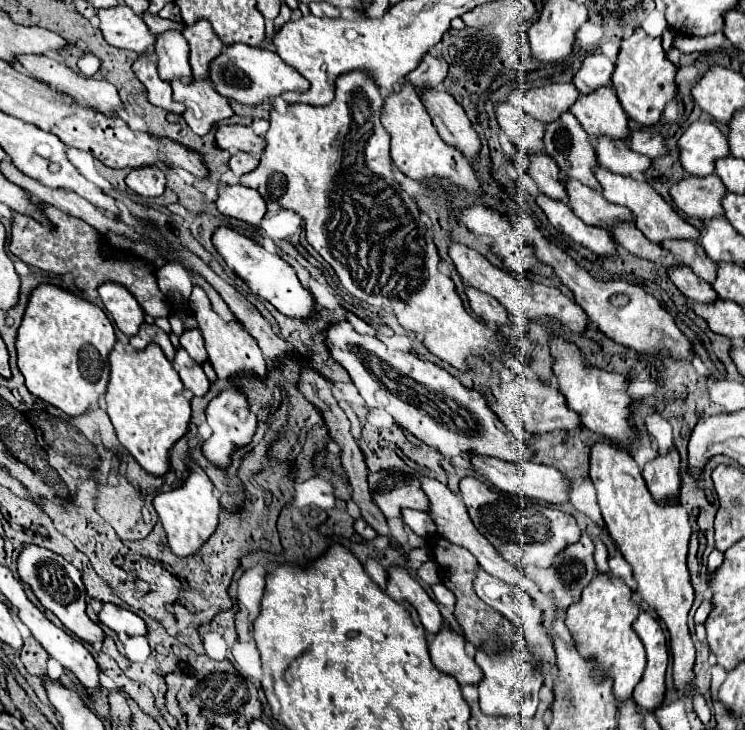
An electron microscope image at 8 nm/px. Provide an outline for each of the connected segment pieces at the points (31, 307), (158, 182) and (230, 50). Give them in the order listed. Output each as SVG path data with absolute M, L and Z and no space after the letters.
M39 284L31 296L23 314L23 322L17 330L17 366L25 376L25 386L31 394L45 400L47 404L57 406L69 416L79 416L97 404L99 394L107 390L109 382L109 362L107 356L115 344L115 330L105 310L97 304L85 300L83 296L65 290L55 284Z
M145 166L145 170L131 170L125 182L133 192L147 198L161 196L165 190L165 174L163 170L157 170L157 166Z
M241 42L233 46L225 46L223 52L211 60L209 78L221 96L233 98L241 104L253 104L253 106L269 98L281 96L281 92L285 90L303 92L309 88L309 82L297 70L285 64L275 52L267 48L259 48L259 46L247 46Z

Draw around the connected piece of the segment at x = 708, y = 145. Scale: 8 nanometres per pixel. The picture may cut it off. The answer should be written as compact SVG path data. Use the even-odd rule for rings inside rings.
M693 122L677 140L679 158L685 172L709 176L715 172L715 160L729 156L727 136L711 122Z

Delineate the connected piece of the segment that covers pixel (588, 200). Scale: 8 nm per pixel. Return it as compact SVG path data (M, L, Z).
M565 174L561 176L565 190L567 190L567 204L569 208L587 224L599 226L609 230L609 226L615 226L617 218L619 220L633 220L631 212L625 206L611 204L601 196L601 192L583 186L581 182L567 178Z

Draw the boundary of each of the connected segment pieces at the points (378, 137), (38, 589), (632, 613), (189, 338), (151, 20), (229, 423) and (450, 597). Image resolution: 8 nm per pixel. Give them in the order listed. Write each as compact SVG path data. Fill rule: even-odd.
M353 70L349 74L341 74L341 78L337 78L335 82L335 98L329 106L305 106L305 104L287 104L287 112L285 114L279 114L275 108L271 108L269 112L269 130L265 132L265 150L261 154L261 164L257 166L257 170L245 174L241 178L241 184L243 186L251 186L255 190L259 190L259 194L265 198L265 200L279 200L279 204L287 210L295 210L303 220L305 220L305 234L307 234L307 240L309 244L333 266L333 270L337 272L343 288L353 294L355 298L359 300L365 300L377 308L391 308L393 314L397 316L399 324L405 328L405 330L411 330L415 332L421 342L425 344L425 348L429 352L433 352L435 356L447 360L451 366L455 366L457 370L467 370L469 364L467 364L467 356L469 354L475 354L479 358L483 358L483 354L487 352L507 352L507 348L503 346L499 334L495 328L491 326L485 326L481 322L477 322L465 308L463 308L463 302L459 298L459 294L455 292L455 284L453 280L441 270L441 258L437 254L437 248L433 242L429 242L425 238L425 224L421 222L421 212L415 204L415 200L411 200L407 196L407 192L401 188L401 184L397 184L397 180L393 178L393 172L391 172L391 156L389 156L389 134L387 130L383 128L381 124L381 104L383 104L383 94L381 90L377 90L377 84L373 84L373 78L369 78L369 74L365 74L365 70Z
M27 544L23 548L23 552L19 554L17 564L19 564L21 580L33 588L41 606L51 610L63 622L63 626L69 632L73 632L77 638L81 638L87 644L95 644L95 642L105 640L105 632L101 630L101 626L95 624L85 612L87 594L85 594L85 586L81 582L81 574L73 564L69 564L59 554L53 554L45 548L39 548L39 546L33 546L33 544Z
M597 574L581 592L581 600L567 608L567 628L571 630L573 640L577 642L581 654L593 656L597 672L613 676L613 692L619 700L627 700L633 694L633 688L643 676L645 670L645 648L633 630L633 622L641 608L633 600L633 588L617 576Z
M185 330L179 340L181 340L181 346L189 352L189 356L193 360L197 360L199 364L203 364L207 360L207 352L205 352L203 338L201 338L199 330Z
M143 12L143 20L145 24L149 26L149 30L153 34L161 34L165 30L183 30L183 24L177 24L177 22L171 22L171 20L163 20L155 14L149 14L149 12Z
M233 386L233 388L227 388L223 390L217 398L213 398L207 406L207 424L211 426L213 434L209 440L203 442L201 450L205 452L205 456L219 468L225 468L229 466L231 462L231 452L239 446L245 446L251 442L253 434L255 434L255 428L257 428L257 418L255 414L249 410L249 402L247 402L247 396L245 392L239 388L239 386Z
M442 583L433 585L432 590L436 597L435 600L438 601L438 603L447 607L453 607L455 605L456 599L454 594Z

